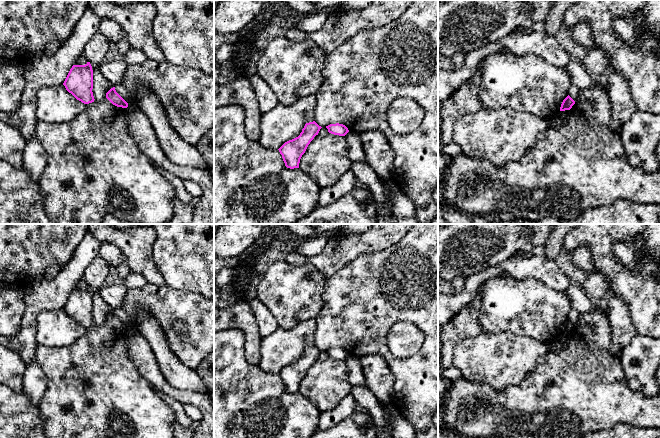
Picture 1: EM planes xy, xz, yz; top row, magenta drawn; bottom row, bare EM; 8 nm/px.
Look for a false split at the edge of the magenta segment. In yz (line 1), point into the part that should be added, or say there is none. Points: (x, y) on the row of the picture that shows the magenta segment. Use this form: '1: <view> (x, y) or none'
1: none

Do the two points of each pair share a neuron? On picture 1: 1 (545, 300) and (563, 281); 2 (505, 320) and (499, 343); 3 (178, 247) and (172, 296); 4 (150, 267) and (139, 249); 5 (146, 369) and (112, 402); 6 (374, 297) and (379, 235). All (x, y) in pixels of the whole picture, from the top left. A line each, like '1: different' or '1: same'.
1: different
2: different
3: different
4: same
5: different
6: different

